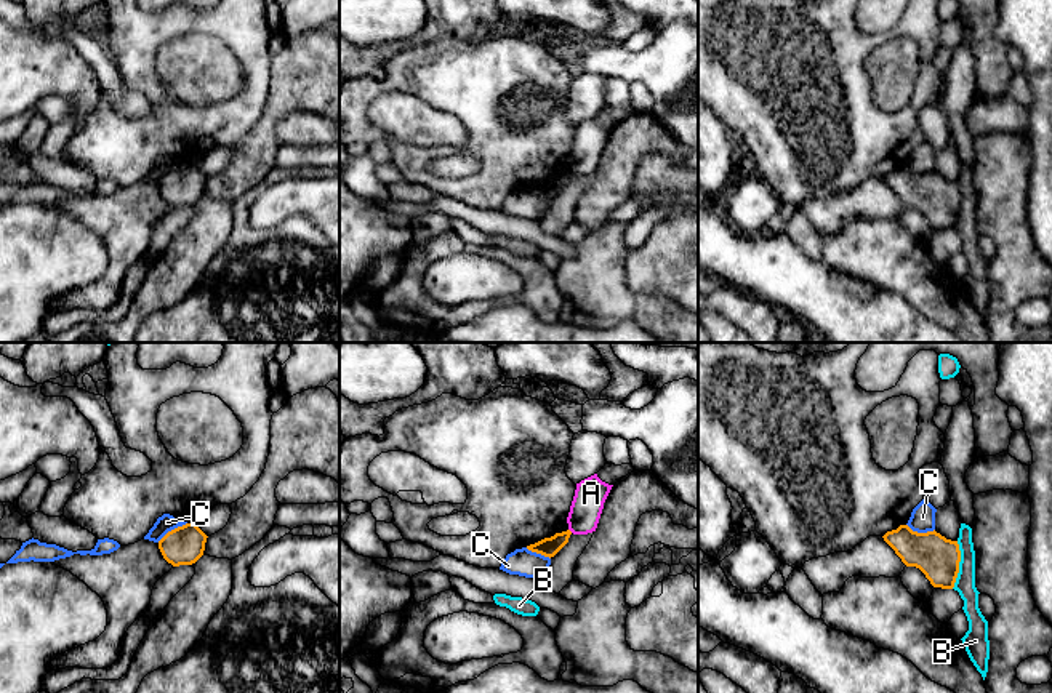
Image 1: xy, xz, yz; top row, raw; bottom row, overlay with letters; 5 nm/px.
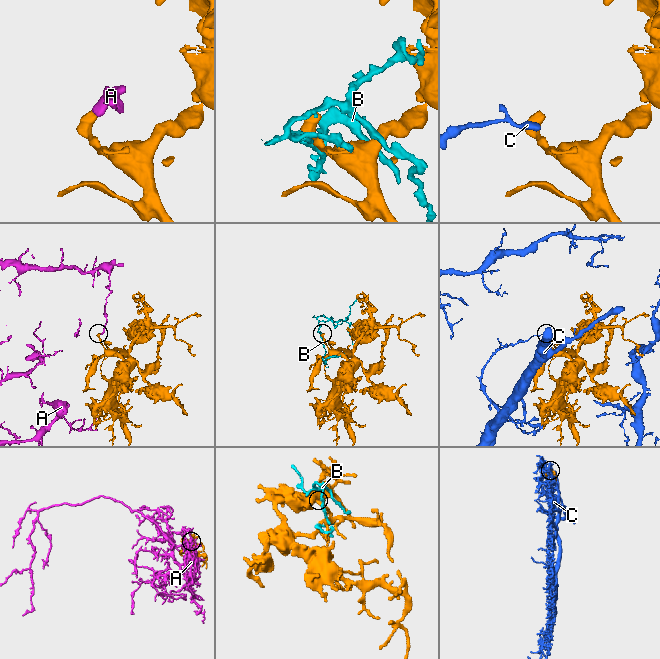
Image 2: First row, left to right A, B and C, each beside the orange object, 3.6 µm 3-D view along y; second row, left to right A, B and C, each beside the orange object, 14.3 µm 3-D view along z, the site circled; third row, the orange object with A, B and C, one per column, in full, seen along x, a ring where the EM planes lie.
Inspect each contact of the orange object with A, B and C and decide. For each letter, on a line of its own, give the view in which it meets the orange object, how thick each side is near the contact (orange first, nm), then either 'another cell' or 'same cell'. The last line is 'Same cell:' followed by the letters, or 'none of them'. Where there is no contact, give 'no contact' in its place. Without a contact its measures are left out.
A: no contact; another cell
B: contact in yz; calibres 220 and 100 nm; another cell
C: contact in xy; calibres 190 and 90 nm; another cell
Same cell: none of them

